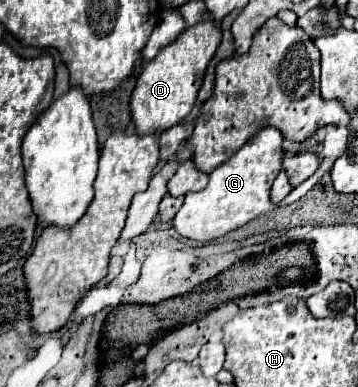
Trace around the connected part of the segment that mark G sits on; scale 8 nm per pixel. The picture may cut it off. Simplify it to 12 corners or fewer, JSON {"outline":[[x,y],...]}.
{"outline":[[276,127],[186,193],[172,221],[212,241],[272,211],[282,169]]}

